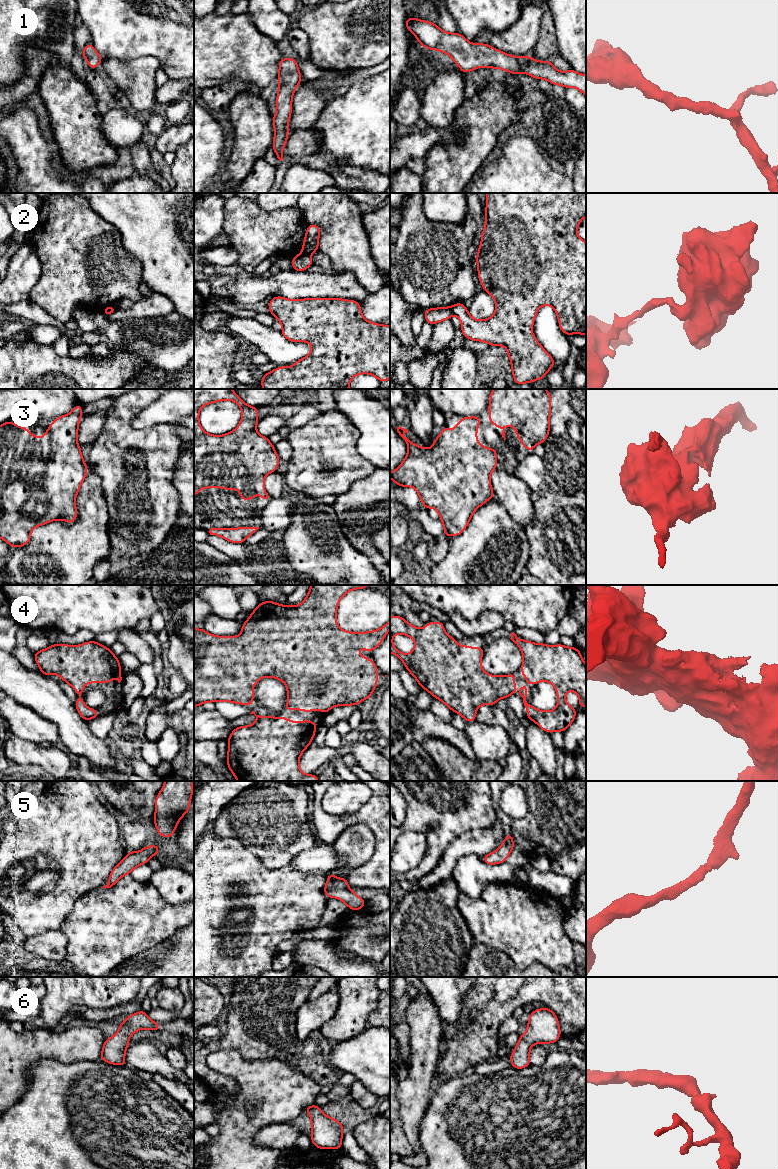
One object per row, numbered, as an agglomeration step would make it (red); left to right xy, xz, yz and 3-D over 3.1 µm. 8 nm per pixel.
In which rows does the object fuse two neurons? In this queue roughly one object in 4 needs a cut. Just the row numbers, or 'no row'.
2

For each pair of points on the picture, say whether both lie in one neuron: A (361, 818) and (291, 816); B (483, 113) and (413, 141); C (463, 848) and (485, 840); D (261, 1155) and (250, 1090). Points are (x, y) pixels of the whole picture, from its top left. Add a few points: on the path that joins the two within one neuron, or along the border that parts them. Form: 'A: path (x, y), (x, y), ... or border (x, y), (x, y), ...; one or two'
A: border (311, 817), (315, 829); two
B: border (464, 132), (464, 136), (457, 143), (433, 146); two
C: path (468, 843), (480, 842); one
D: path (244, 1140), (240, 1136), (240, 1107); one

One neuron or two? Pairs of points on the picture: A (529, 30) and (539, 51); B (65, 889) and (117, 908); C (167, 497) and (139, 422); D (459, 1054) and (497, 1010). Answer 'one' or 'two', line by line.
A: two
B: two
C: two
D: one

